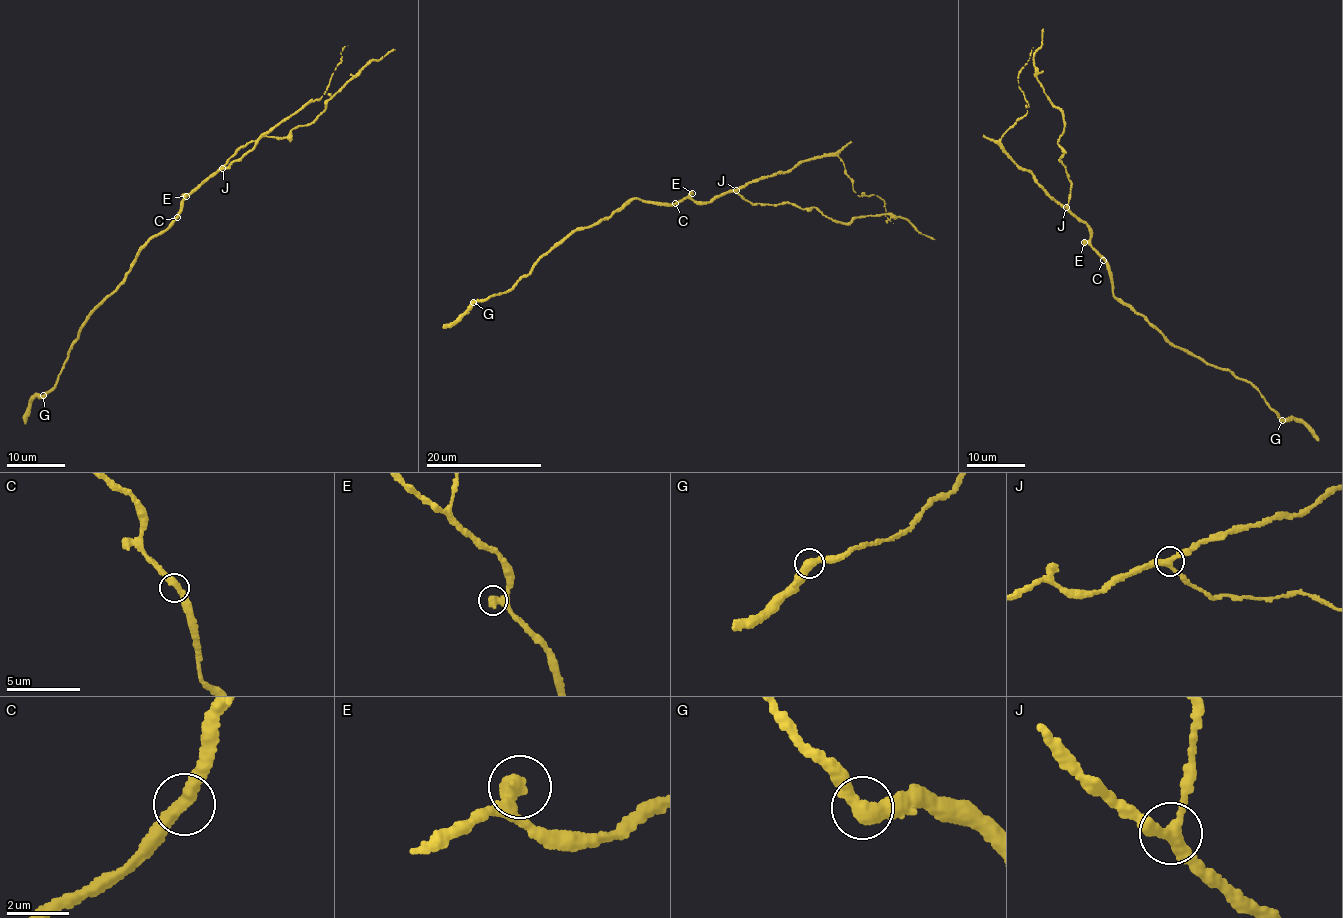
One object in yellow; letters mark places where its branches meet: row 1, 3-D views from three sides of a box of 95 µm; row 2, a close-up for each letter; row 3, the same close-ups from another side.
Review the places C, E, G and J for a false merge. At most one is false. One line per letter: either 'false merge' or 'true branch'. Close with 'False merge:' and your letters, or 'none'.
C: true branch
E: true branch
G: true branch
J: true branch
False merge: none

